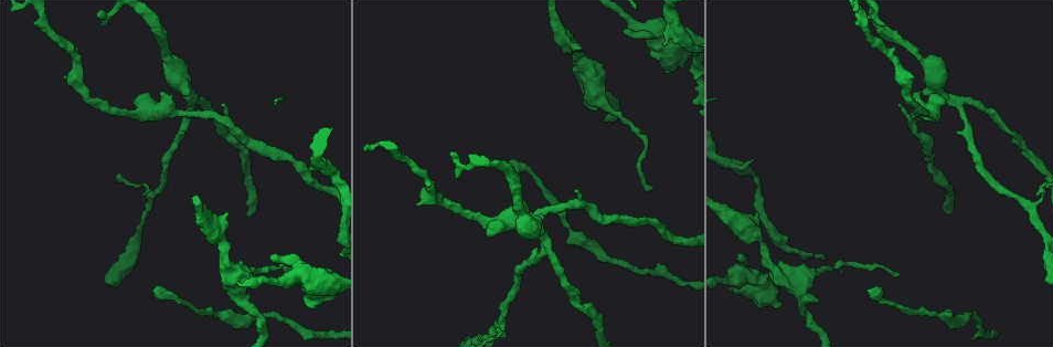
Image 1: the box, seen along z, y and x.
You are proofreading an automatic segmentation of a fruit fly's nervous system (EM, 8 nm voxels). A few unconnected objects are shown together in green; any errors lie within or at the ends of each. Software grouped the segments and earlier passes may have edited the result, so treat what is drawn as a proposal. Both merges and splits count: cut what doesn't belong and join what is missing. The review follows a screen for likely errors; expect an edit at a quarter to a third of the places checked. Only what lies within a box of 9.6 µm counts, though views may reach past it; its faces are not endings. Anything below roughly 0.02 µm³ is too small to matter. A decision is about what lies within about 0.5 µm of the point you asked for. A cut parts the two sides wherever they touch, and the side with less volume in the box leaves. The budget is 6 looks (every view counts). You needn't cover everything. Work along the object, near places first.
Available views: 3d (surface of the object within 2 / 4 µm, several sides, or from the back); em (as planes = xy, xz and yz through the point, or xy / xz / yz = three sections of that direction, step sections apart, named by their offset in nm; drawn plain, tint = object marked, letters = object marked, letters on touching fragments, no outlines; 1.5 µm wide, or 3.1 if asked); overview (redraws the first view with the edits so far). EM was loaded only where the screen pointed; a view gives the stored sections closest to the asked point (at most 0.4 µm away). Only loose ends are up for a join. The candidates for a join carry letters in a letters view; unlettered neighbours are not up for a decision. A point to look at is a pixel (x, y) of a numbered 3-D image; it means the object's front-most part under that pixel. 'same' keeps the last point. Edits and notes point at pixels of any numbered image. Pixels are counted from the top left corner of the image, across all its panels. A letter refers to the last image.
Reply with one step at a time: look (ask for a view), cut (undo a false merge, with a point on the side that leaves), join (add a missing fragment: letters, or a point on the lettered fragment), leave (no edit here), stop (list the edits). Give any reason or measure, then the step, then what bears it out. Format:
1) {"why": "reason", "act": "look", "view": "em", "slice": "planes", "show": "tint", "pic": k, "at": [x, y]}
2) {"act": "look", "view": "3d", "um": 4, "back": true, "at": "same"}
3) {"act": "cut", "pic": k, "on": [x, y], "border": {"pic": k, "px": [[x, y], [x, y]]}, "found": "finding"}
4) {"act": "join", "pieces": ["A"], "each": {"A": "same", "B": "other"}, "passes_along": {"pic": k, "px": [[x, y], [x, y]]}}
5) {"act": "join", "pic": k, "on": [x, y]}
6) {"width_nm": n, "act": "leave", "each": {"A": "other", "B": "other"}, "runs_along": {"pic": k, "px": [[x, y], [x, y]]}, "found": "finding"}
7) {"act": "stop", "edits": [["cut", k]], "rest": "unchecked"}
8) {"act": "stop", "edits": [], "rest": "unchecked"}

{"why": "an open end", "act": "look", "view": "3d", "um": 4, "back": true, "pic": 1, "at": [666, 71]}

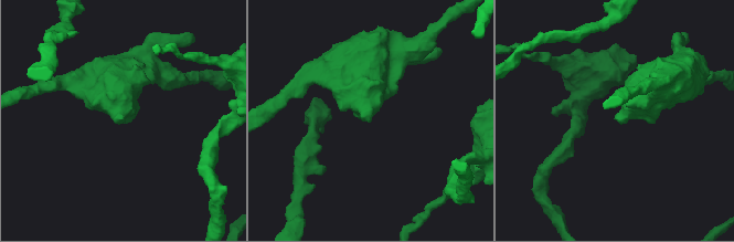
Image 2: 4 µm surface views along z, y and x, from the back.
{"why": "shape alone is not enough", "act": "look", "view": "em", "slice": "planes", "show": "letters", "pic": 2, "at": [121, 116]}

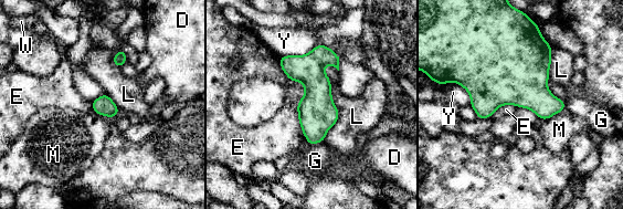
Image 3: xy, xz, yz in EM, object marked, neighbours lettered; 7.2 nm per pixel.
{"width_nm": 280, "longest_contact_nm": ["E", 600], "act": "leave", "each": {"D": "other", "E": "other", "G": "other", "L": "other", "M": "other", "W": "other", "Y": "other"}, "found": "none of them fits"}

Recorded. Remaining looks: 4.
{"why": "branch stops here", "act": "look", "view": "em", "slice": "yz", "step": 8, "show": "letters", "pic": 1, "at": [228, 213]}

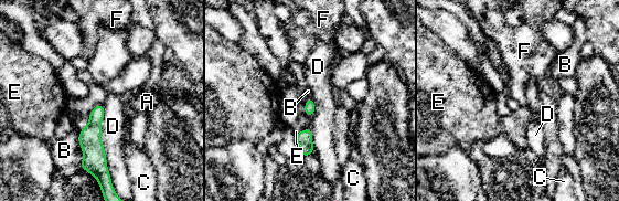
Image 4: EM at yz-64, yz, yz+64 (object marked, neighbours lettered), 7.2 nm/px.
{"why": "cut it another way", "act": "look", "view": "em", "slice": "planes", "show": "letters", "at": "same"}

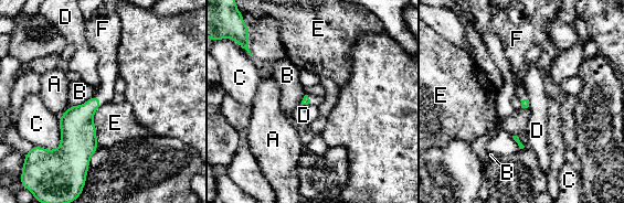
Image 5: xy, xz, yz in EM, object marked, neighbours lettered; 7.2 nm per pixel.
{"act": "join", "pieces": ["F"], "each": {"A": "other", "B": "other", "C": "other", "D": "other", "E": "other", "F": "same"}, "passes_along": {"pic": 5, "px": [[76, 125], [97, 98], [107, 67]]}, "found": "it goes on there"}

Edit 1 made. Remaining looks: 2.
{"why": "free end", "act": "look", "view": "3d", "um": 4, "pic": 1, "at": [225, 105]}

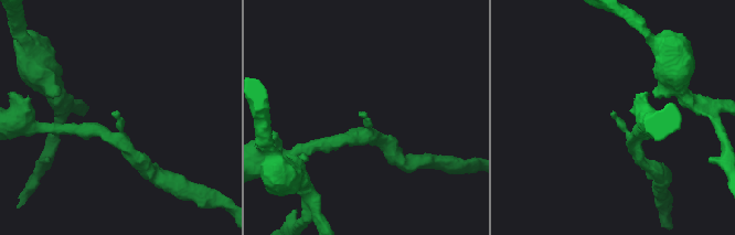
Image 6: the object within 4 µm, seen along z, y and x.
{"why": "shape alone is not enough", "act": "look", "view": "em", "slice": "yz", "step": 4, "show": "letters", "pic": 6, "at": [116, 110]}

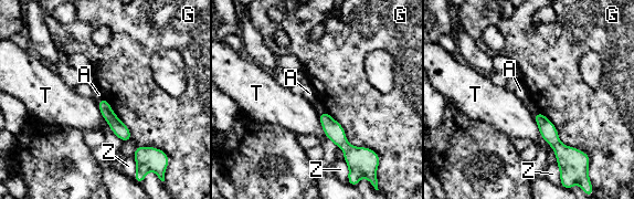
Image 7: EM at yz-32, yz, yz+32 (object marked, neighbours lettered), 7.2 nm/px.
{"longest_contact_nm": ["G", 420], "act": "leave", "each": {"A": "other", "G": "other", "T": "other", "Z": "other"}, "runs_along": {"pic": 7, "px": [[103, 102], [106, 113], [128, 137]]}, "found": "no lettered fragment goes on from it"}

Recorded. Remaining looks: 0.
{"act": "stop", "edits": [["join", 5]], "rest": "unchecked"}

